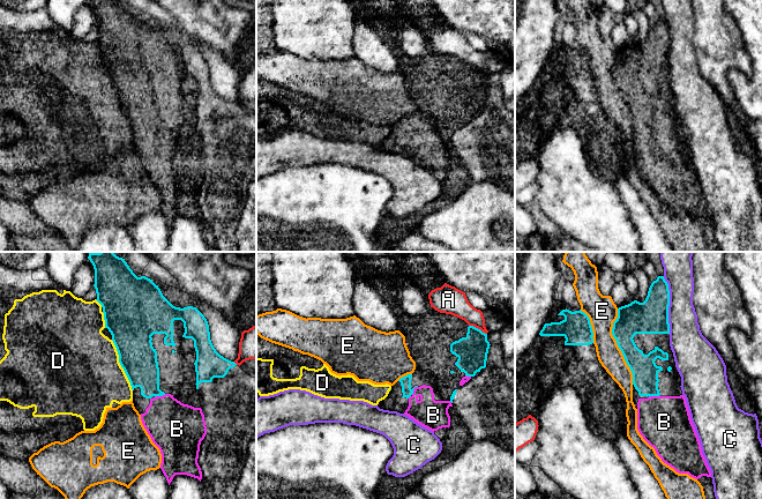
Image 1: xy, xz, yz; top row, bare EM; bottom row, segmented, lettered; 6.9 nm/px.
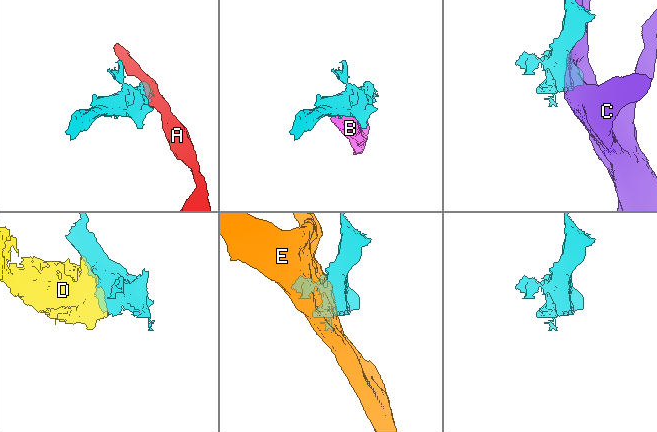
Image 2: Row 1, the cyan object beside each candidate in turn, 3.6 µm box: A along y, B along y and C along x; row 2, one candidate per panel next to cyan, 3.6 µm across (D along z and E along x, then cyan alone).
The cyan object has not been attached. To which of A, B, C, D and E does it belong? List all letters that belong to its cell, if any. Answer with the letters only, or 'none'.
B

